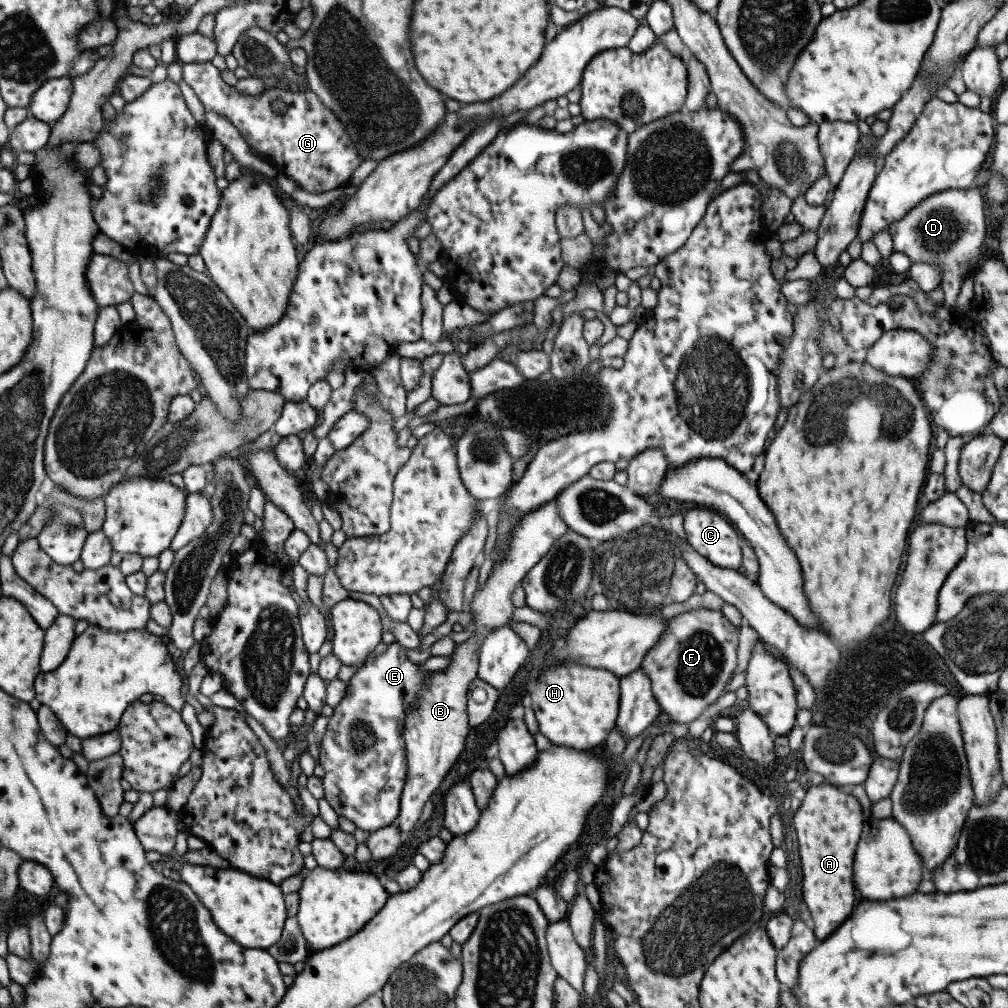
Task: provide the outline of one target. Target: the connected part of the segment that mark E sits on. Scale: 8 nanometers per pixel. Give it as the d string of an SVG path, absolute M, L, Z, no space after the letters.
M394 641L386 647L381 655L373 659L368 657L361 662L360 667L348 680L343 698L332 707L332 714L327 717L321 750L315 761L325 772L320 780L324 799L333 812L367 832L389 826L397 819L407 772L406 748L401 734L404 712L416 709L418 692L423 688L424 680L431 674L431 671L420 670L417 663L409 661L403 653L405 648L397 642Z

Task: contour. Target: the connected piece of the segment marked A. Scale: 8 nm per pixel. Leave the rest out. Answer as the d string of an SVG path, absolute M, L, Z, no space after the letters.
M827 783L808 787L800 804L792 820L801 856L803 900L811 912L813 934L821 941L853 910L855 888L851 876L851 860L861 834L861 812L859 802L847 789L829 786Z

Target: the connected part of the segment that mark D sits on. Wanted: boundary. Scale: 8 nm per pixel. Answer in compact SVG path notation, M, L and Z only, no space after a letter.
M944 190L936 192L914 206L901 220L892 222L887 232L892 238L892 250L903 253L910 264L935 264L941 270L939 288L943 291L943 305L954 308L955 299L965 278L971 276L969 264L977 265L983 252L983 237L985 236L985 220L983 219L983 197L979 190Z

